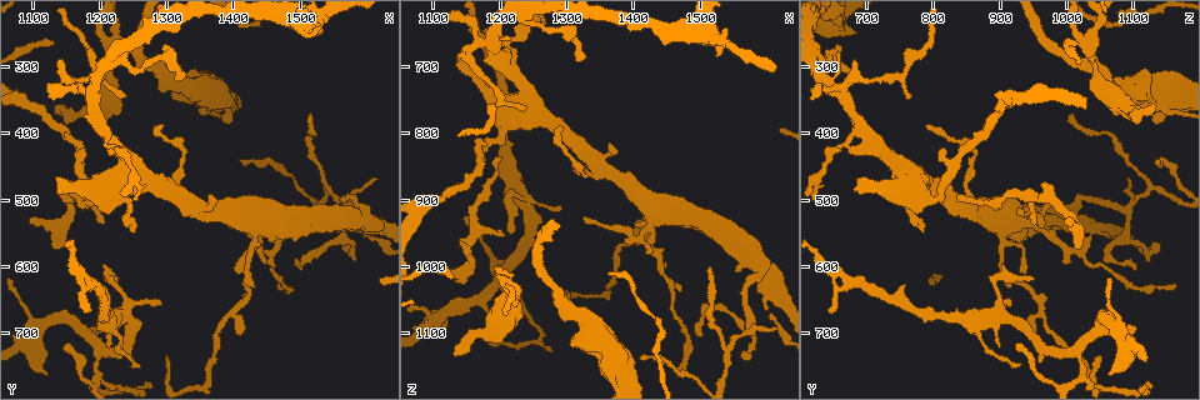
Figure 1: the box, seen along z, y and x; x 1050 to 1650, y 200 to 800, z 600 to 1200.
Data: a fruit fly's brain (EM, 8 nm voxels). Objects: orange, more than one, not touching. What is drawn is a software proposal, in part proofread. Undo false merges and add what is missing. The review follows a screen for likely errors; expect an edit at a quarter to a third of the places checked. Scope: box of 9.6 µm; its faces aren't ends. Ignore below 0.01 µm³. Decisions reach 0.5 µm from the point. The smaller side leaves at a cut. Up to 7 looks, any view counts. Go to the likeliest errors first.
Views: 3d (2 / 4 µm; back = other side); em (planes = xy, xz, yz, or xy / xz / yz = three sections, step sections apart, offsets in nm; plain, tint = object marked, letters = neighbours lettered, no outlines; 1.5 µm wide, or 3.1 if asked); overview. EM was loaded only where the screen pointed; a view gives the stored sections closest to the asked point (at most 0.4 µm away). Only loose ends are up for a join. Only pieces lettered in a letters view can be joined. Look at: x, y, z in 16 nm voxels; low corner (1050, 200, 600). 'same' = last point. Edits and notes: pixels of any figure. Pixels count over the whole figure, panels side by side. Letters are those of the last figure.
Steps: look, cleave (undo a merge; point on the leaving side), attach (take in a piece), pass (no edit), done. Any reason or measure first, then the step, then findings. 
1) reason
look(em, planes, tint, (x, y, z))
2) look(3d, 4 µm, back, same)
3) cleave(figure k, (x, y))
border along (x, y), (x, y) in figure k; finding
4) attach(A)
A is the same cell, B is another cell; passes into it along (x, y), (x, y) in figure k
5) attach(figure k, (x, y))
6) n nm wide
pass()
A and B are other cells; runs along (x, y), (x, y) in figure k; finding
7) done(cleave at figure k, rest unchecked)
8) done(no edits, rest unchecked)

long arm stops here
look(3d, 4 µm, (1305, 735, 1050))

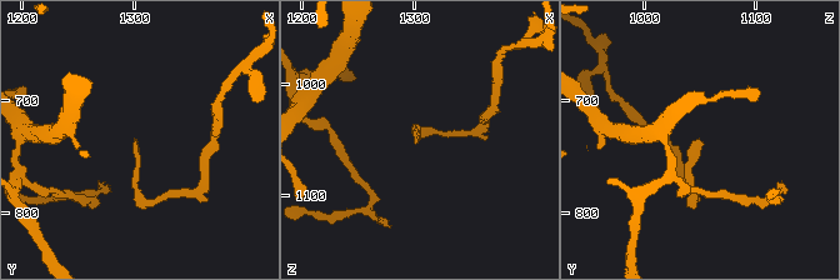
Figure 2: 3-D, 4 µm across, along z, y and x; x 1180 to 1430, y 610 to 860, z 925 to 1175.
need the tissue
look(em, planes, letters, (1300, 734, 1050))

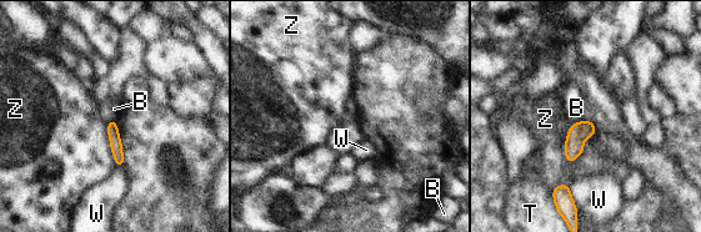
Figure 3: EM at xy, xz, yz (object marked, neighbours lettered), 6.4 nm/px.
80 nm wide
pass()
B, T, W and Z are other cells; border along (597, 130), (580, 155), (564, 159) in figure 3; no lettered piece goes on from it

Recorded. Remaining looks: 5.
look(3d, 2 µm, (1200, 760, 1020))

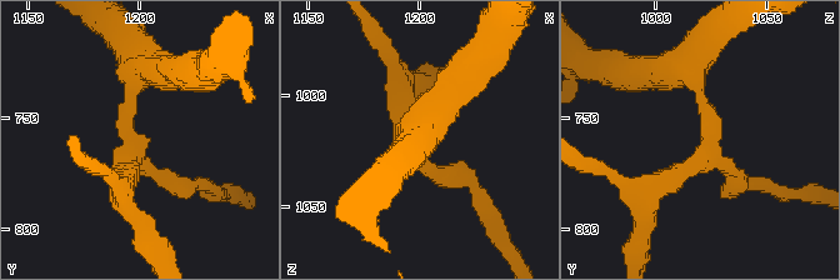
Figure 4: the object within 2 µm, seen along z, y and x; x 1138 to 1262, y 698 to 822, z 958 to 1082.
look(em, planes, plain, (1199, 766, 1025))

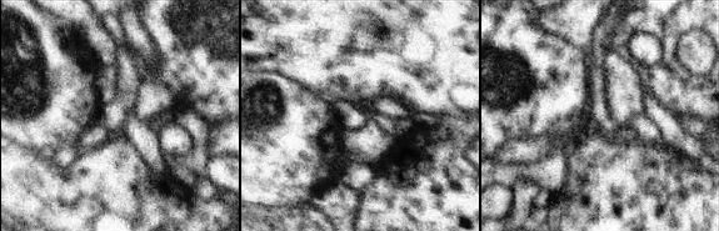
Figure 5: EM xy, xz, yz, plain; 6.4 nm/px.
what lies round it
look(em, planes, letters, same)

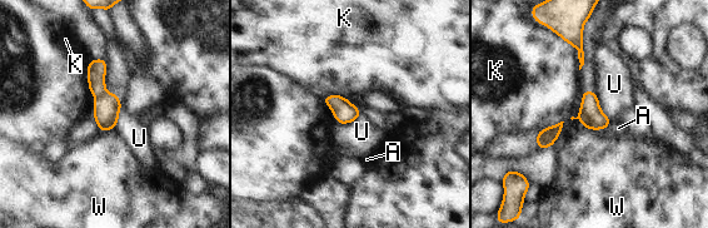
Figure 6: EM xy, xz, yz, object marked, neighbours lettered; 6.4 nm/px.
140 nm wide
cleave(figure 6, (106, 108))
A, K, U and W are other cells; border along (105, 93), (96, 99) in figure 6; two neurons meet here

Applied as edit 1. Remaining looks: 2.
three arms meet
look(3d, 2 µm, (1545, 485, 1130))

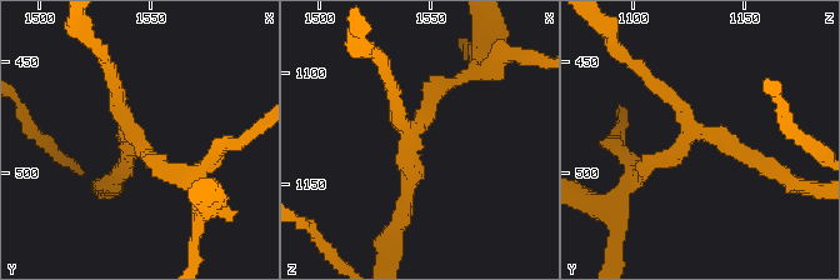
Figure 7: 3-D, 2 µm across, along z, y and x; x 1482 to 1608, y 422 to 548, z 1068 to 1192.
3 arms; shape alone is not enough
look(em, planes, letters, (1543, 484, 1127))

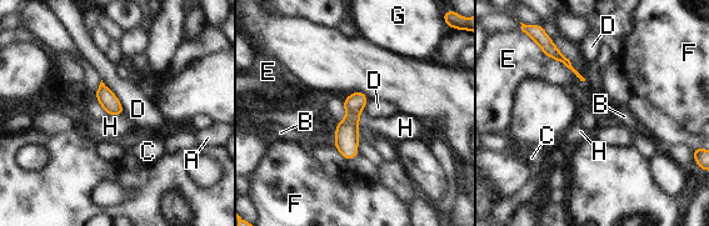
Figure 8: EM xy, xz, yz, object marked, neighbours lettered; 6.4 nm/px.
pass()
A, B, C, D, E, F, G and H are other cells; border along (362, 111), (359, 114), (360, 127) in figure 8; continuous, no second neuron

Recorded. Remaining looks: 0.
done(cleave at figure 6, rest unchecked)

